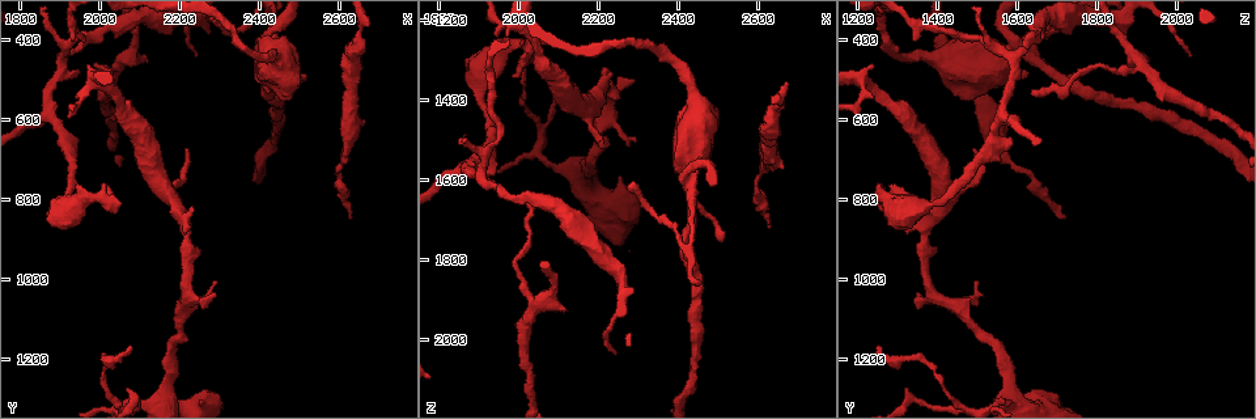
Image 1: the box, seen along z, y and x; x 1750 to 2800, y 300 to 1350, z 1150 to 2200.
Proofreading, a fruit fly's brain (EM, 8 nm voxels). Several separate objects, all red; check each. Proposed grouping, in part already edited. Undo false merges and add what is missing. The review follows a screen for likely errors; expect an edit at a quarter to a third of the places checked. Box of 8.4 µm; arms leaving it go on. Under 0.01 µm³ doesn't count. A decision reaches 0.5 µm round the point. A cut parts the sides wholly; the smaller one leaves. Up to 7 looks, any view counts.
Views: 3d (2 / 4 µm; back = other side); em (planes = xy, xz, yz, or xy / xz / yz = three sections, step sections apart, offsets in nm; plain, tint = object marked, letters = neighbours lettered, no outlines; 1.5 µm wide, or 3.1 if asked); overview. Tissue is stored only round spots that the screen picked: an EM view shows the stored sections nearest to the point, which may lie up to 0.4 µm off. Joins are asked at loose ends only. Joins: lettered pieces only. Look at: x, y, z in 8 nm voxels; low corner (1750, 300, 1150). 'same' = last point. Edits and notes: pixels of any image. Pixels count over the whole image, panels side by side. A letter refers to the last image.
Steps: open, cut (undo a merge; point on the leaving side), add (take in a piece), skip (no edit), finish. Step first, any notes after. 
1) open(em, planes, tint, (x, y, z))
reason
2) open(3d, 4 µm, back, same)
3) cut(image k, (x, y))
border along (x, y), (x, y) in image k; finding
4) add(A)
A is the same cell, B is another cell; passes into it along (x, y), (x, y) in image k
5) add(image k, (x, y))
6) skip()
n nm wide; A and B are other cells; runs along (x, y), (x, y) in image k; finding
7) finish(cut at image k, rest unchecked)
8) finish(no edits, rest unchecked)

open(3d, 2 µm, back, (2635, 850, 1720))
free end

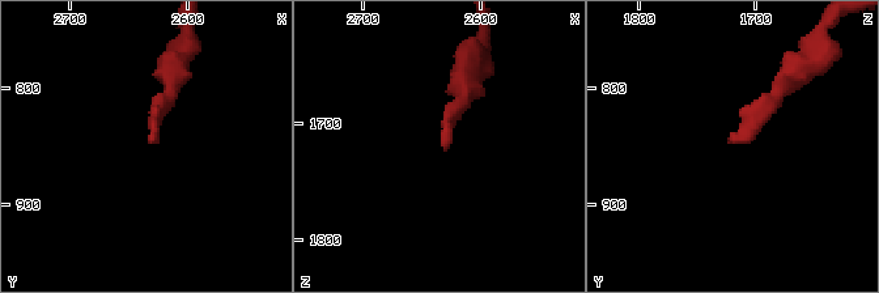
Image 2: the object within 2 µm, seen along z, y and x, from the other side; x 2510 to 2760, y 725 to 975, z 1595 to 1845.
open(em, yz, step 8, tint, (2628, 842, 1724))
need the tissue

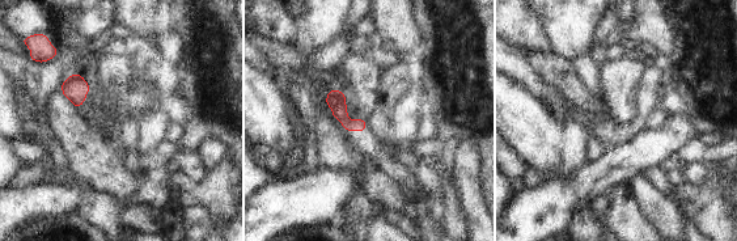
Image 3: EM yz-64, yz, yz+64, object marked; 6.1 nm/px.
open(em, planes, letters, same)

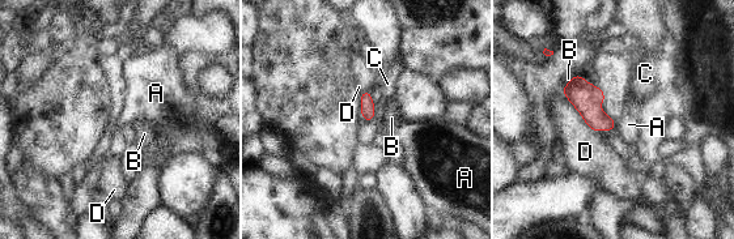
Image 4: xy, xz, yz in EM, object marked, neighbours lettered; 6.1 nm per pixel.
skip()
D touches over 320 nm; A, B, C and D are other cells; border along (373, 118), (366, 122) in image 4; no lettered piece goes on from it

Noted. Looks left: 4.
open(3d, 2 µm, (1905, 445, 1600))
three-way junction

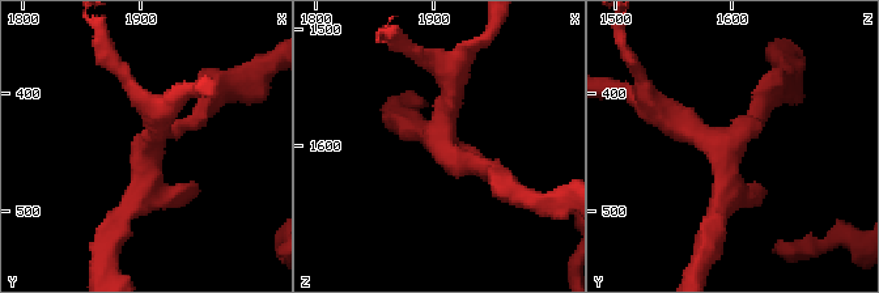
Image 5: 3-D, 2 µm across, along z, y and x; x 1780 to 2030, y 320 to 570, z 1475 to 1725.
open(em, xy, step 4, plain, (1910, 446, 1594))
3 arms; arms of 180, 180, 180 nm; need the tissue

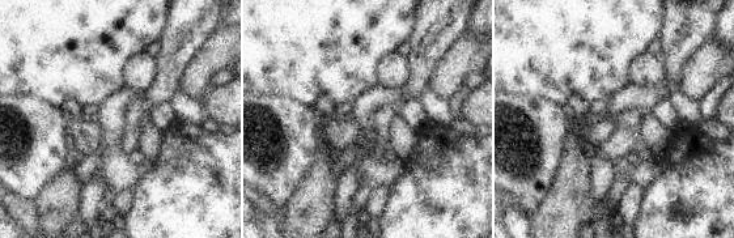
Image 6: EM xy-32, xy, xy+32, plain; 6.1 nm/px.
open(em, xy, step 4, letters, same)

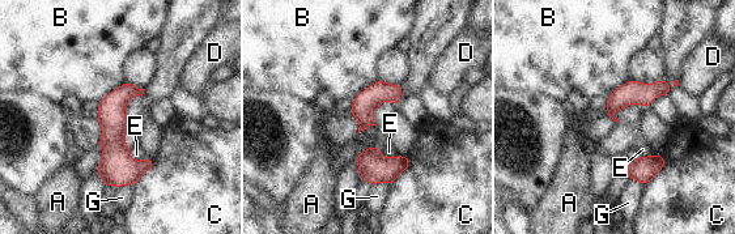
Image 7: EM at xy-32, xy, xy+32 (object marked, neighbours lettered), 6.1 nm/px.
skip()
B touches over 220 nm; A, B, C, D, E and G are other cells; one neuron here

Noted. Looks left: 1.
finish(no edits, rest unchecked)

